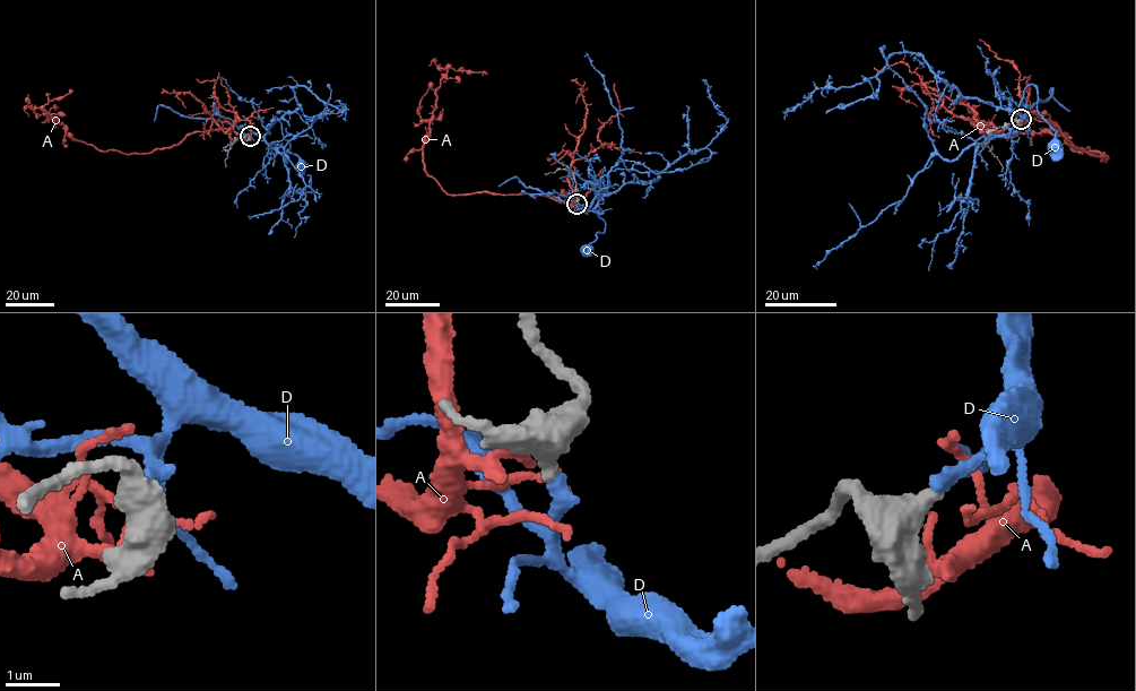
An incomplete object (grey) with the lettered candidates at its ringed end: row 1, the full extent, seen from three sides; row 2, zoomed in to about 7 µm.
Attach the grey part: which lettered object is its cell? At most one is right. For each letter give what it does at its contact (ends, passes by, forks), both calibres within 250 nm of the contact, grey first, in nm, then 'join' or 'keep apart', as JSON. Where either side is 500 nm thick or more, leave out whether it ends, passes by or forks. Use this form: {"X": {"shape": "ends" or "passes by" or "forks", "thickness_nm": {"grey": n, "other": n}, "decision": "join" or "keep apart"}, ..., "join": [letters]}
{"A": {"shape": "ends", "thickness_nm": {"grey": 420, "other": 320}, "decision": "keep apart"}, "D": {"shape": "ends", "thickness_nm": {"grey": 480, "other": 280}, "decision": "join"}, "join": ["D"]}

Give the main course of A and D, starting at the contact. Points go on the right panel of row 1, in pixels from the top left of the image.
A: (1021, 123), (1037, 112), (1076, 148), (1109, 158), (1076, 152), (1047, 132), (995, 135), (961, 97)
D: (1021, 119), (1026, 114), (1020, 115), (1019, 111), (1023, 92), (1033, 84), (1038, 111), (1056, 130), (1055, 147)

